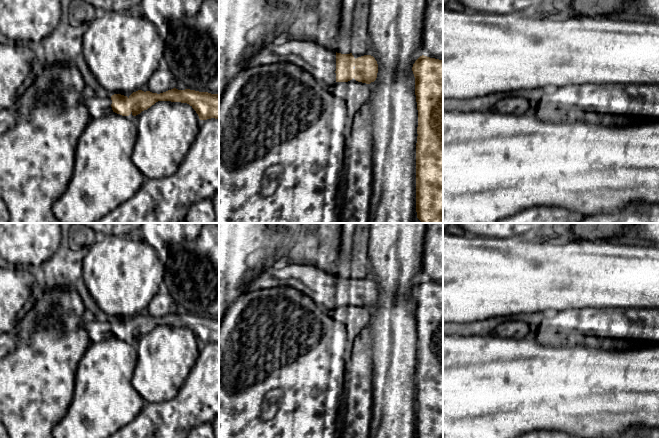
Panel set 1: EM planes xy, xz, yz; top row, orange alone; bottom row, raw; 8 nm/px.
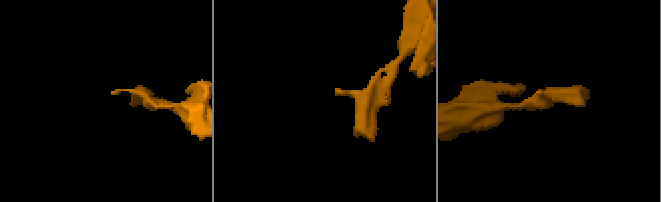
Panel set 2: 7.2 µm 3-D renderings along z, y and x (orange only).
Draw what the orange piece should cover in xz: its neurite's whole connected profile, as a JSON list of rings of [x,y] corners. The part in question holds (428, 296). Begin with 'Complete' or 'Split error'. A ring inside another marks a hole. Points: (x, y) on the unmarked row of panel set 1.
Complete. [[[422,279],[412,295],[418,334],[416,436],[443,438],[443,285]]]

